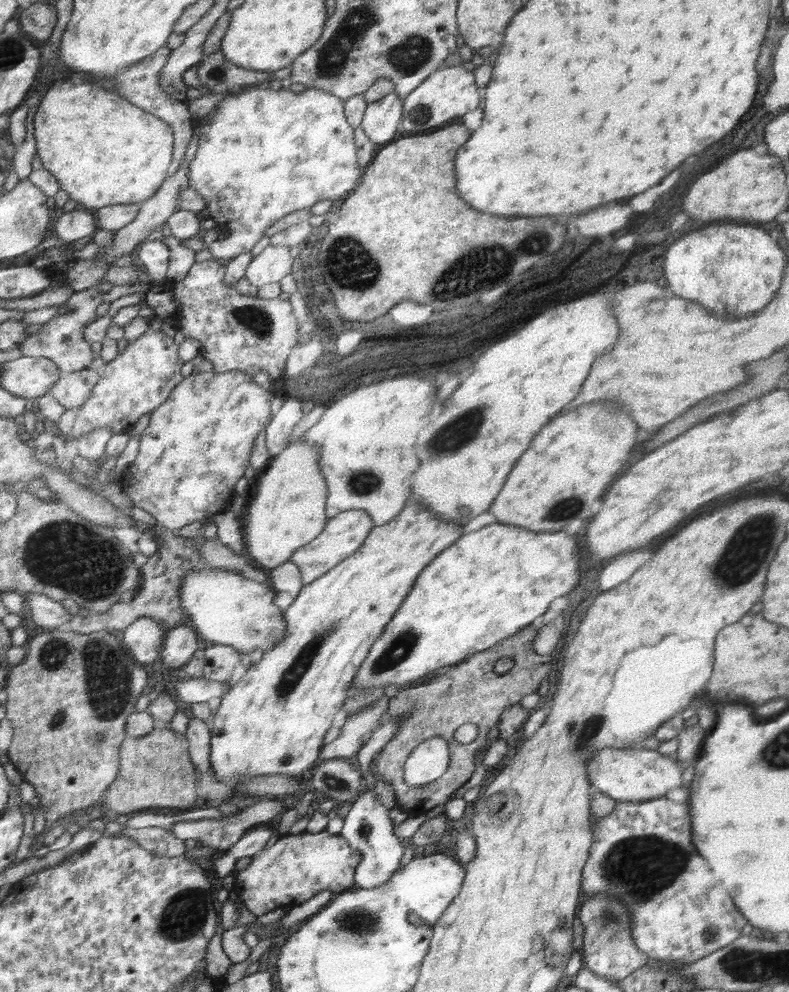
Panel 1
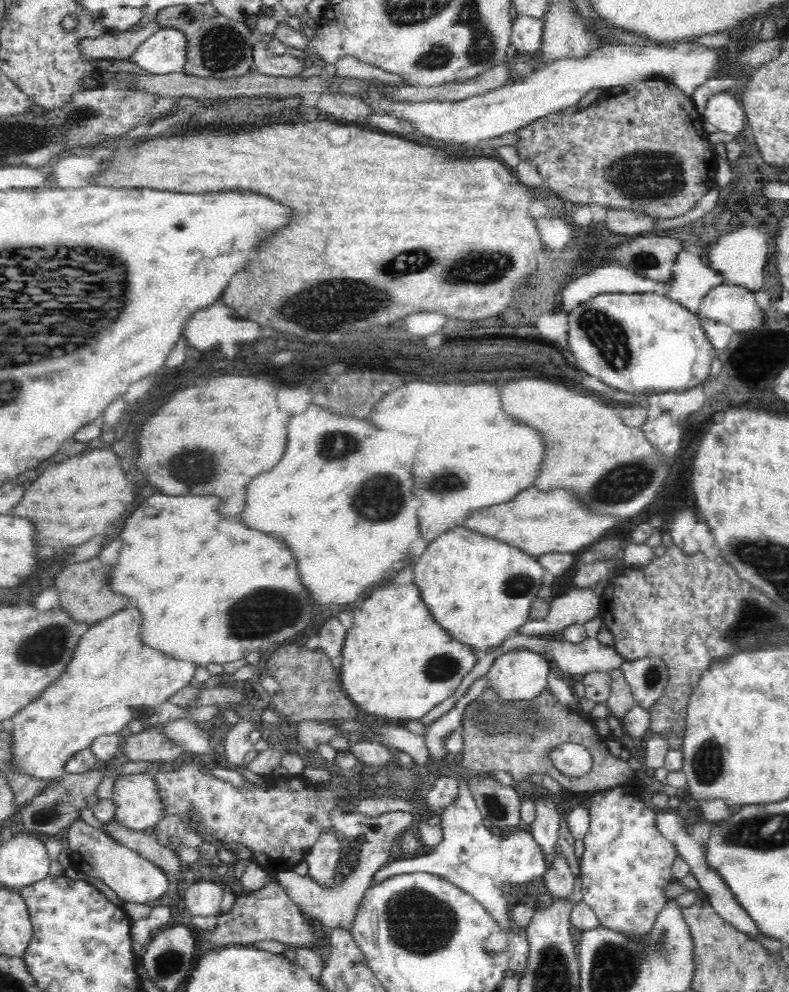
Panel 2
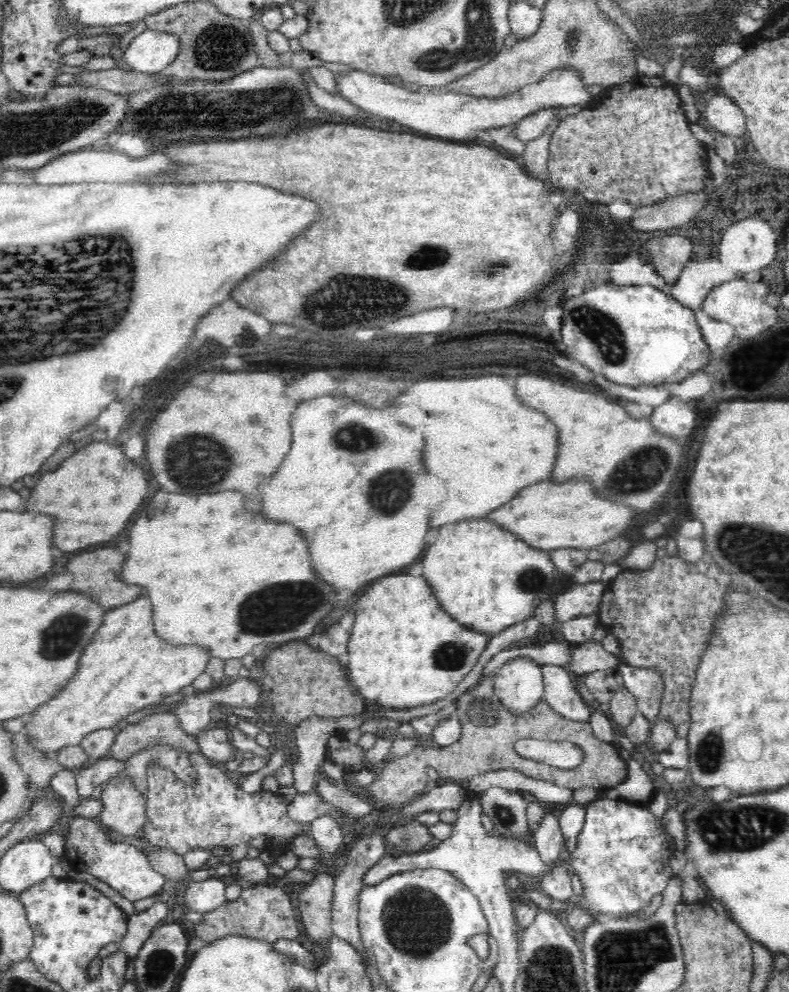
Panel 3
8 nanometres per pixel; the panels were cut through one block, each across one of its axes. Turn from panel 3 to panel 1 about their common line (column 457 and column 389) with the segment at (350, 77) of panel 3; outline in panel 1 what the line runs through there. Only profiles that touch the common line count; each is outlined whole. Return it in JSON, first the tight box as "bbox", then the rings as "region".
{"bbox":[361,91,403,144],"region":[[[392,91],[384,98],[369,103],[363,114],[361,129],[374,144],[382,144],[394,138],[400,120],[403,120],[402,98]]]}

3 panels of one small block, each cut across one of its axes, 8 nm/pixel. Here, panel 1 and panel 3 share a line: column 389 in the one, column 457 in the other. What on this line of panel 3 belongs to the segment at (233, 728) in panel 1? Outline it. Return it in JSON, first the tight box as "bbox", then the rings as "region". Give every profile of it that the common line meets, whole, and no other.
{"bbox":[420,518,560,637],"region":[[[482,518],[440,527],[438,537],[425,549],[420,564],[421,576],[430,585],[440,606],[466,630],[474,630],[477,634],[489,637],[516,622],[530,619],[535,607],[540,604],[540,594],[552,588],[560,573],[550,560],[549,551],[532,548],[517,536]]]}

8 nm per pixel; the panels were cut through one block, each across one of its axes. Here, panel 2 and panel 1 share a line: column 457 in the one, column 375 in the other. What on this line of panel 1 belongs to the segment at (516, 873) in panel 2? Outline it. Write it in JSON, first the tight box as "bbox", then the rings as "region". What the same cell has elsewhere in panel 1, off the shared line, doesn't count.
{"bbox":[340,772,406,889],"region":[[[371,772],[363,774],[365,790],[352,803],[352,807],[346,817],[340,835],[348,840],[348,845],[359,854],[361,862],[355,868],[353,880],[355,887],[359,889],[375,888],[387,882],[394,872],[400,869],[406,842],[394,836],[394,823],[389,817],[390,809],[380,802],[373,791],[376,779]]]}

